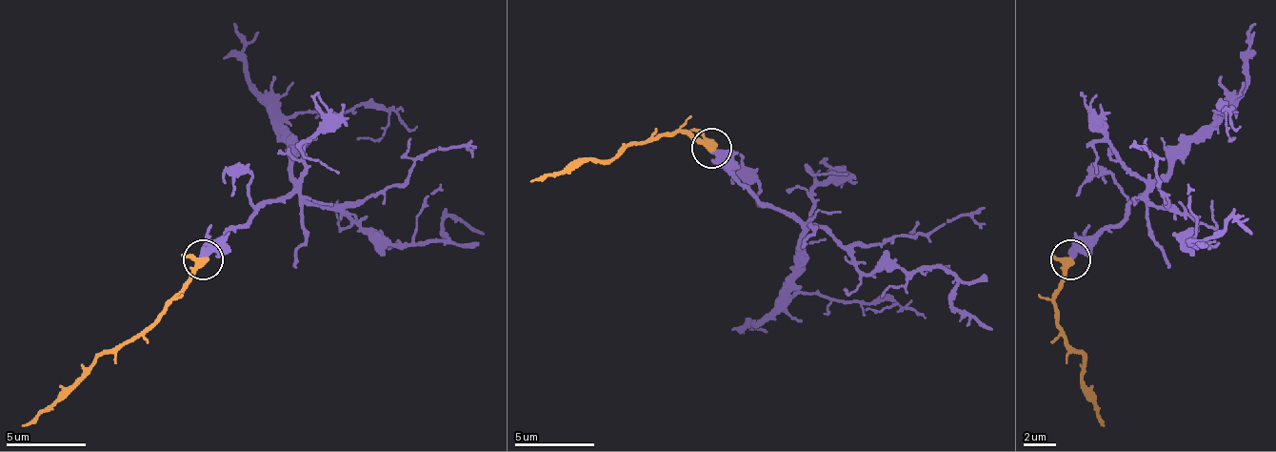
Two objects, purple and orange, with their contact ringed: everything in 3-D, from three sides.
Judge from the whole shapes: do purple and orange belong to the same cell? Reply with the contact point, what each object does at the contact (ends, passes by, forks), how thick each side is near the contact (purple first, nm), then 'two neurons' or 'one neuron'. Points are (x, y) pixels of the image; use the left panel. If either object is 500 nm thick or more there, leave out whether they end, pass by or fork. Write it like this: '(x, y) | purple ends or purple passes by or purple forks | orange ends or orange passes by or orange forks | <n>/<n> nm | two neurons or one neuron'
(203, 259) | purple ends | orange passes by | 460/360 nm | one neuron

